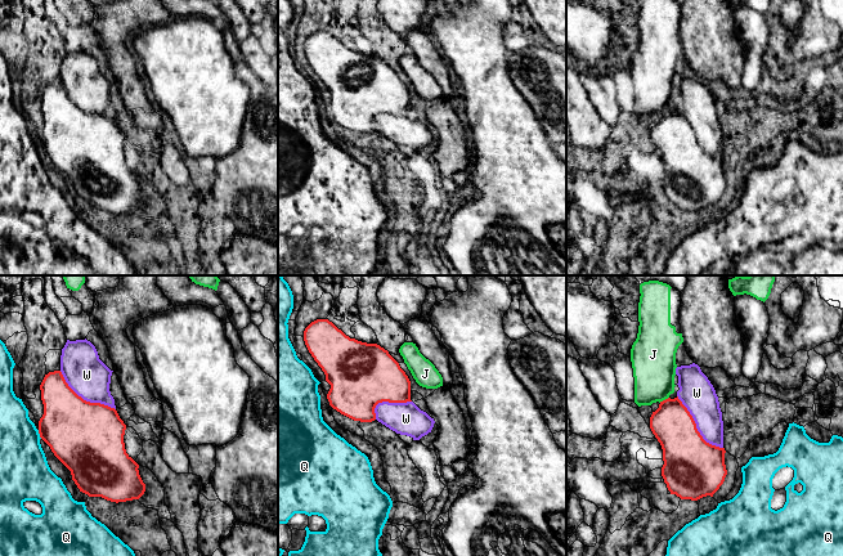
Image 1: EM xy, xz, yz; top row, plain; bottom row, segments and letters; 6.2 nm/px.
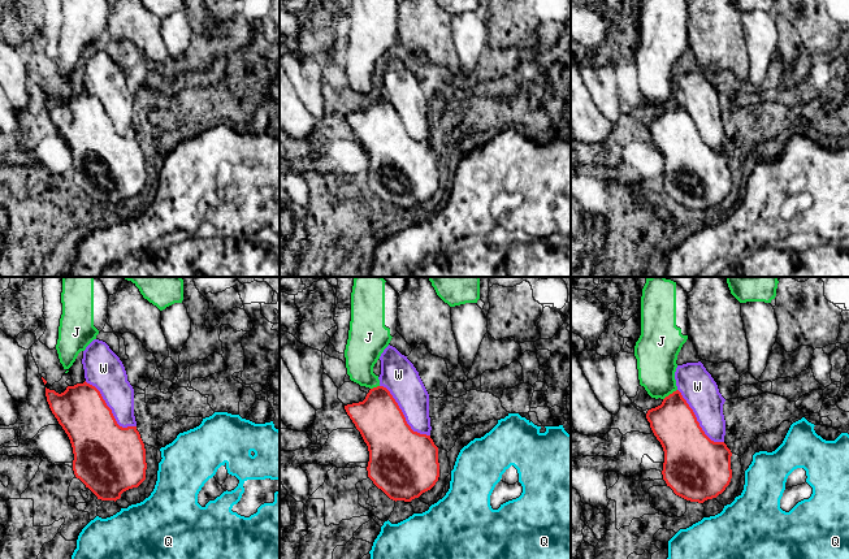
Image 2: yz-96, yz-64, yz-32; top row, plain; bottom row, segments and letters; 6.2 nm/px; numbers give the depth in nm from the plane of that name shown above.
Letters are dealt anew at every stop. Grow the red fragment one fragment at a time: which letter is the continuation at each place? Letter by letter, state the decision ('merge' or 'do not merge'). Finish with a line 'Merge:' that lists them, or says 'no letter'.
J: do not merge
Q: do not merge
W: do not merge
Merge: no letter

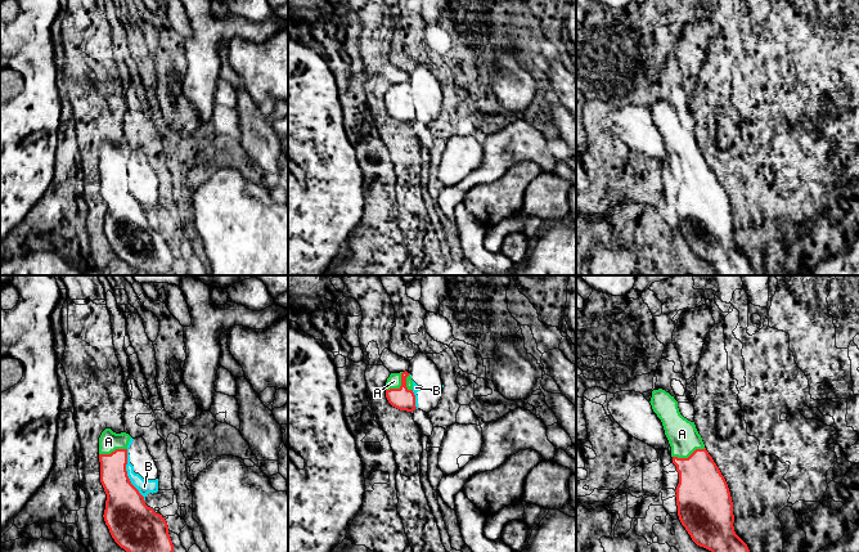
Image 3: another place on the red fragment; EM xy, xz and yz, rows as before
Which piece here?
A: merge
B: do not merge
Merge: A

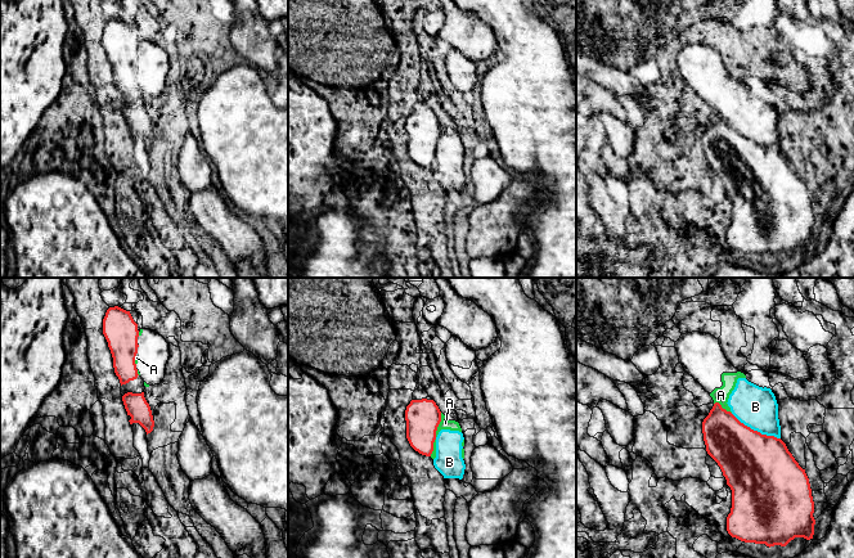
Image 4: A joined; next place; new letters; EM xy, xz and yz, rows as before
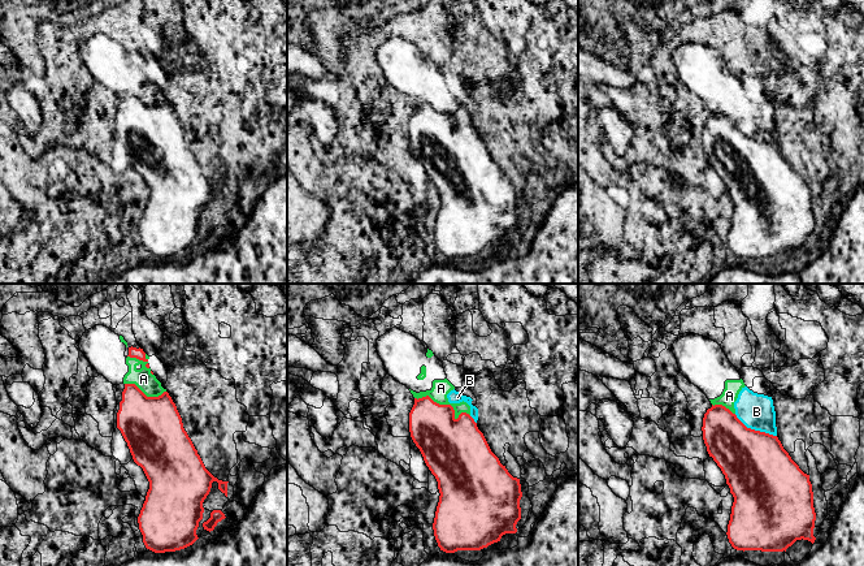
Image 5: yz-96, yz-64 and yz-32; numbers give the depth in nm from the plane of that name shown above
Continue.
A: do not merge
B: do not merge
Merge: no letter

